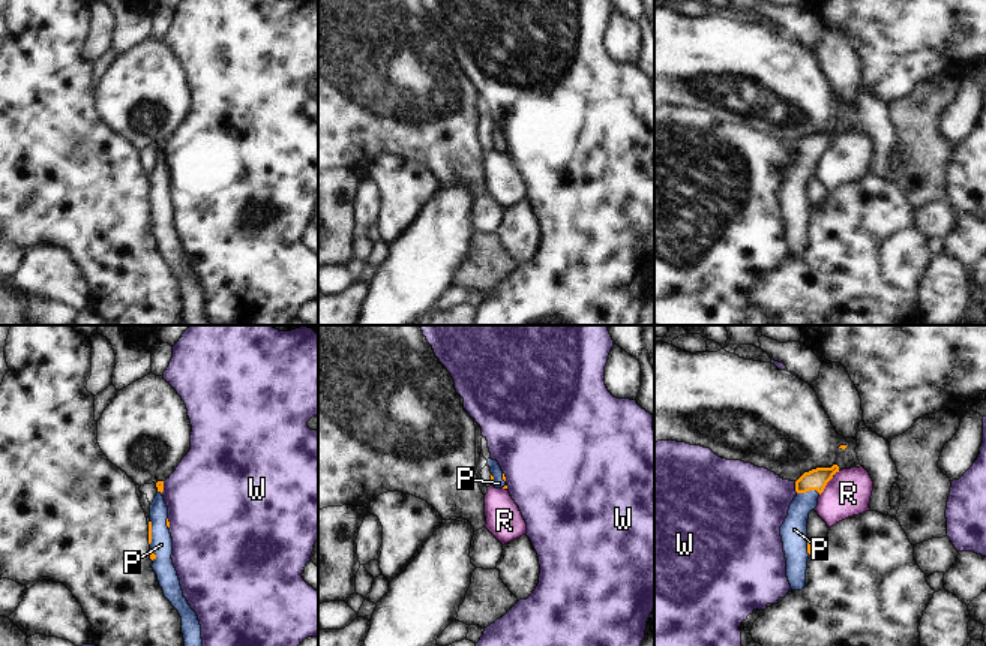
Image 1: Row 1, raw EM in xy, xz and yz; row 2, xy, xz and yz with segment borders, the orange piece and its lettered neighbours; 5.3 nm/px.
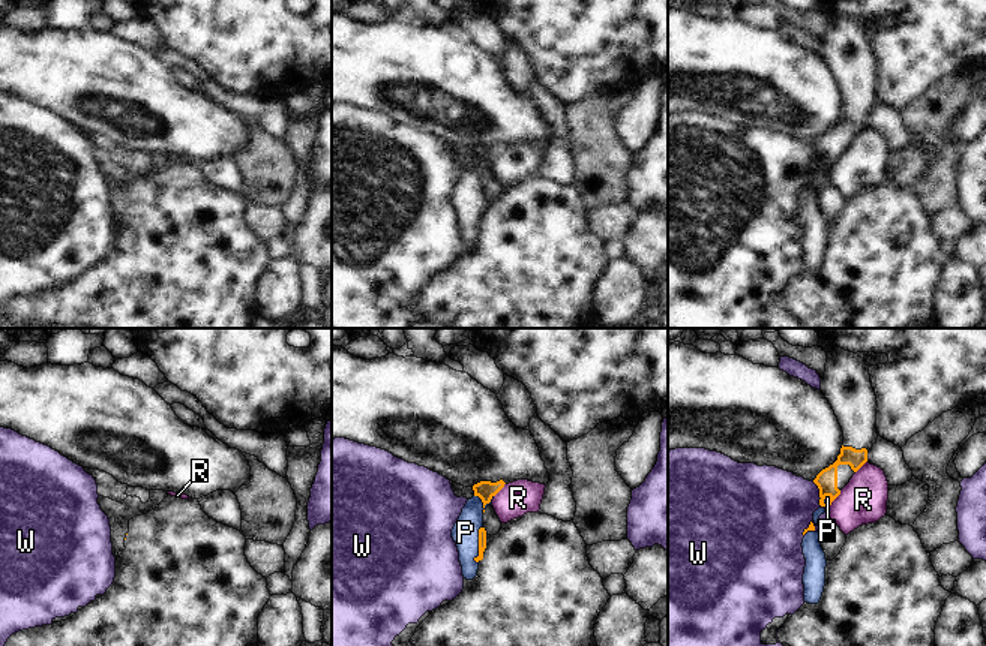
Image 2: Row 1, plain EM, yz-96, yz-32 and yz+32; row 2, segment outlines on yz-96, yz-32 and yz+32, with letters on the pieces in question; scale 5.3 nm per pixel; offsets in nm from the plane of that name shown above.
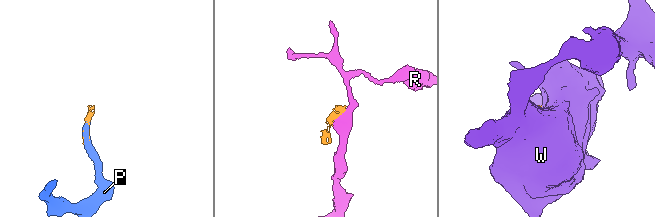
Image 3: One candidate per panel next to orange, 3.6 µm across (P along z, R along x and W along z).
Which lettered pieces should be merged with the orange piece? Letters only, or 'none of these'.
P.

